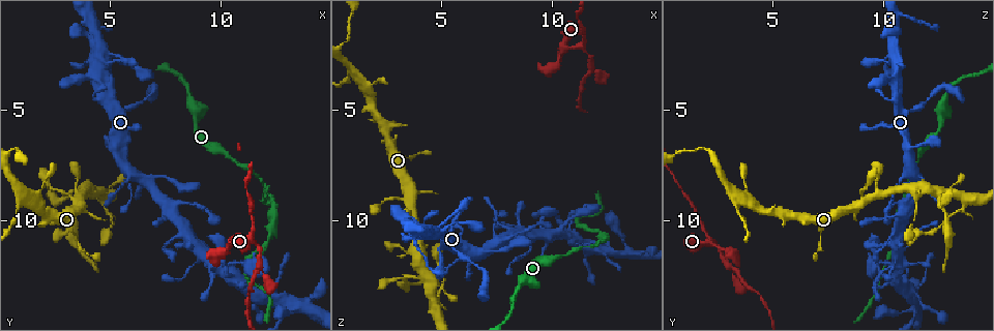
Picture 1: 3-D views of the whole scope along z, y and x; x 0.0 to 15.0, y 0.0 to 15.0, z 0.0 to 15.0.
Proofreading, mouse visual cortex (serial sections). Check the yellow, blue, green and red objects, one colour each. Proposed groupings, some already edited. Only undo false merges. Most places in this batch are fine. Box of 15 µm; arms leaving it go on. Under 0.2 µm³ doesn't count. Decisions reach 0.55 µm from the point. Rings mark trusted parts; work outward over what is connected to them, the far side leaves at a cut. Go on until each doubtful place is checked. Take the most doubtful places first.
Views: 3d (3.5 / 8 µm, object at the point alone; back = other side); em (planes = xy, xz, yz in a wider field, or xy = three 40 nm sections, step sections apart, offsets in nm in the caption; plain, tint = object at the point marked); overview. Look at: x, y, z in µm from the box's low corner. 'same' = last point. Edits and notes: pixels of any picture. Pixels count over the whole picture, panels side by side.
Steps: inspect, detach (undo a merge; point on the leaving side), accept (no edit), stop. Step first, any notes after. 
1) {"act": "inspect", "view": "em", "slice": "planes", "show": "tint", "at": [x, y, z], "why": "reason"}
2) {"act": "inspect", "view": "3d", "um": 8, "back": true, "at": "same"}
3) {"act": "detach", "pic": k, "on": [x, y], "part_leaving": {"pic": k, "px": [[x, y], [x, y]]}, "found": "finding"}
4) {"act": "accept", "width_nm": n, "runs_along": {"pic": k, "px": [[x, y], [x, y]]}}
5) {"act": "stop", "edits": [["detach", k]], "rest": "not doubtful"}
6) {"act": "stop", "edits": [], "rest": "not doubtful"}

{"act": "inspect", "view": "3d", "um": 8, "at": [4.3, 8.7, 12.5], "why": "abrupt turn"}

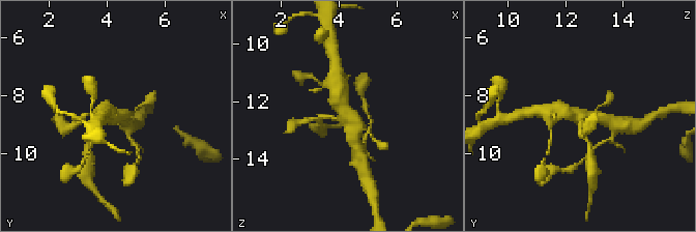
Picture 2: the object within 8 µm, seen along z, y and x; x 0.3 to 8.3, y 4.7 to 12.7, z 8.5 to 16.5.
{"act": "inspect", "view": "3d", "um": 3.5, "at": [4.3, 8.6, 12.4]}

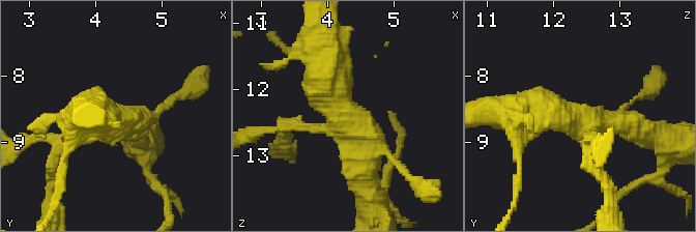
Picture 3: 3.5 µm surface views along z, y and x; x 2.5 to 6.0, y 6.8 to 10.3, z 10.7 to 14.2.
{"act": "accept", "runs_along": {"pic": 3, "px": [[325, 56], [367, 175]]}, "found": "continuous, no second cell"}

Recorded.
{"act": "inspect", "view": "3d", "um": 3.5, "at": [3.4, 9.1, 12.5], "why": "abrupt turn"}

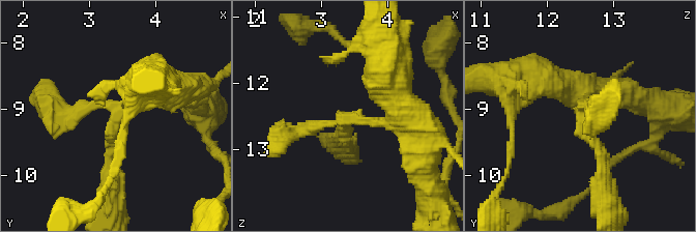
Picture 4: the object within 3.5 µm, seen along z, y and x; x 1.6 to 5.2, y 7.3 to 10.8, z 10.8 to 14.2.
{"act": "inspect", "view": "em", "slice": "xy", "step": 5, "show": "tint", "at": [3.45, 9.05, 12.55], "why": "now the EM"}

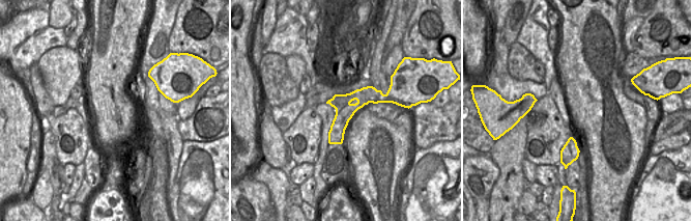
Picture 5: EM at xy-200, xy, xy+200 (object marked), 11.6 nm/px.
{"act": "inspect", "view": "em", "slice": "planes", "show": "tint", "at": "same", "why": "cut it another way"}

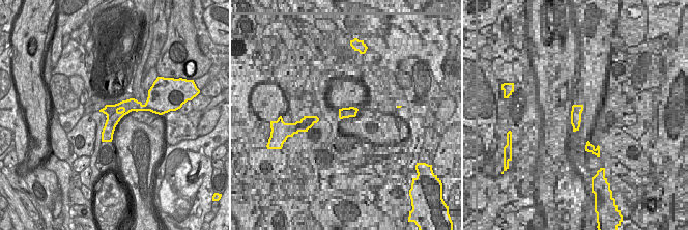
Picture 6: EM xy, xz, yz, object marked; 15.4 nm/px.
{"act": "accept", "runs_along": {"pic": 6, "px": [[146, 108], [125, 107], [104, 139]]}, "found": "continuous, no second cell"}

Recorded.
{"act": "inspect", "view": "3d", "um": 3.5, "at": [12.4, 9.2, 10.9], "why": "calibre changes"}

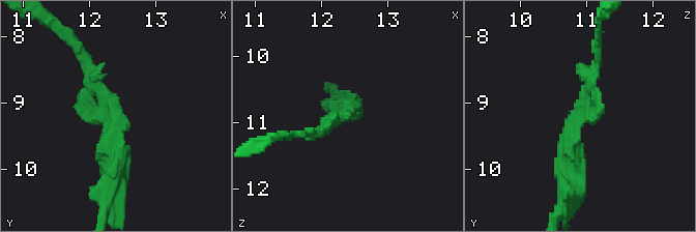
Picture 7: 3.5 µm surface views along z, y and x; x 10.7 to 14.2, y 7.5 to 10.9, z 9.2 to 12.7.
{"act": "inspect", "view": "em", "slice": "planes", "show": "tint", "at": [12.35, 9.20, 10.80], "why": "shape alone is not enough"}

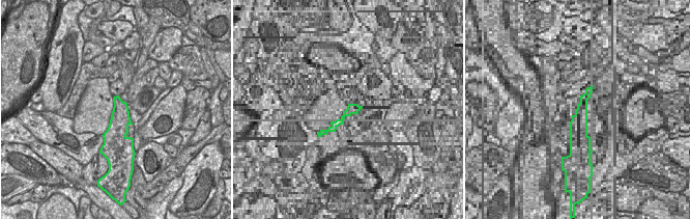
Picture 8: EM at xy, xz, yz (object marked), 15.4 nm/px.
{"act": "accept", "arm_widths_nm": [150, 300], "runs_along": {"pic": 7, "px": [[84, 61], [113, 109], [113, 185]]}, "found": "one cell here"}

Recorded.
{"act": "stop", "edits": [], "rest": "not doubtful"}

